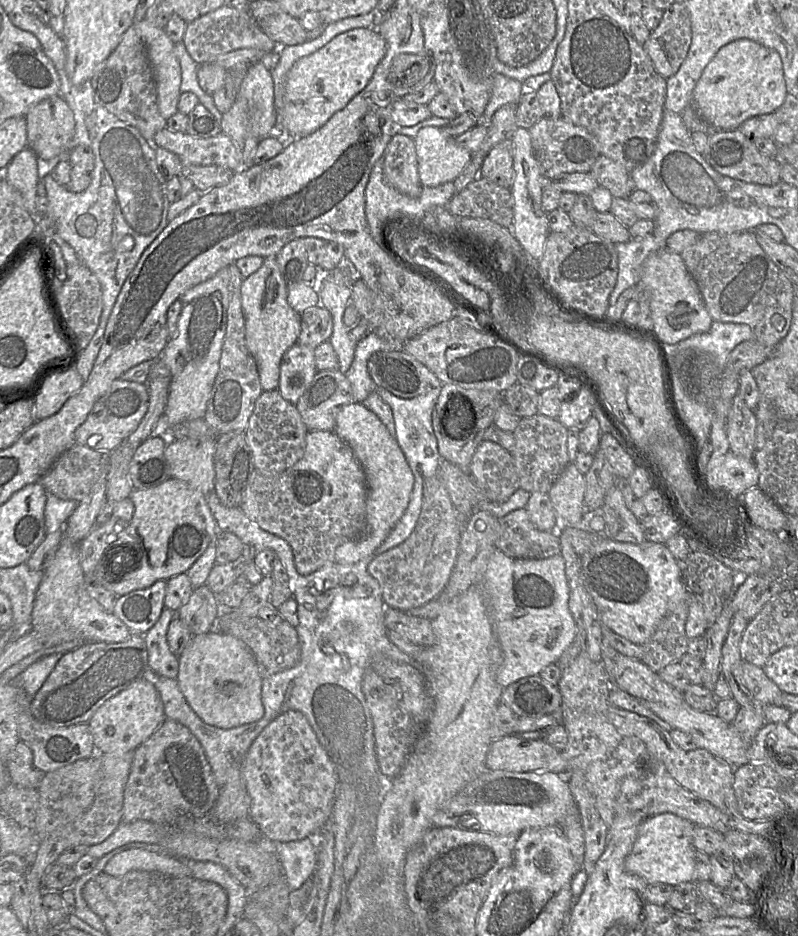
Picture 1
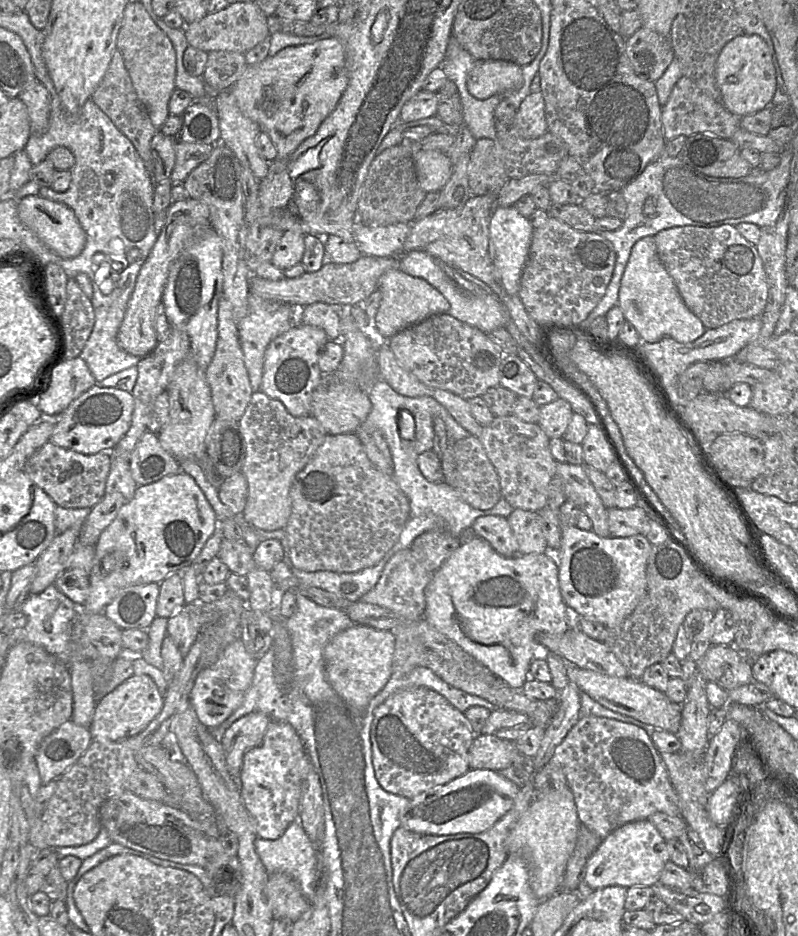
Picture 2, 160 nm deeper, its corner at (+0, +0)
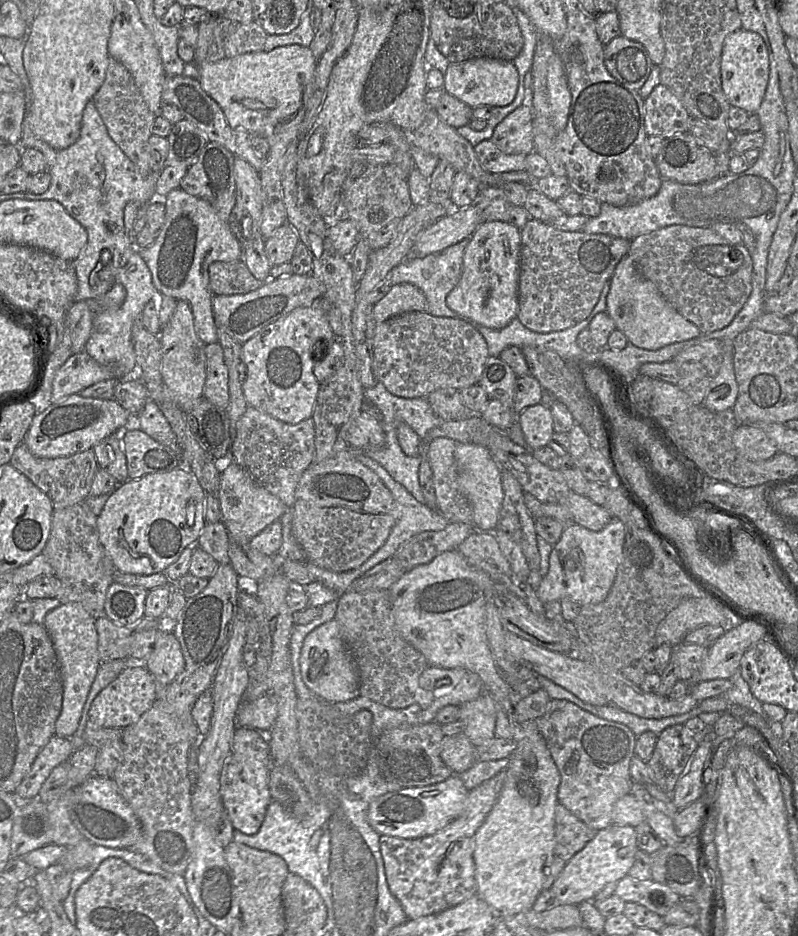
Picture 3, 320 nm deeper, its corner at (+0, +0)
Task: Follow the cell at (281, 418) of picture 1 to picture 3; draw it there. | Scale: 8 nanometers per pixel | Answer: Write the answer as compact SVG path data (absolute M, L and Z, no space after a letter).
M247 406L236 423L232 443L232 460L243 467L253 479L275 495L290 509L303 472L313 464L315 428L311 418L296 425L287 424L254 407Z

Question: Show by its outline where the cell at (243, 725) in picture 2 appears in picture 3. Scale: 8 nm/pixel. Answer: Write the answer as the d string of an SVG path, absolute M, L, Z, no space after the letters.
M264 695L255 701L242 701L237 711L237 726L270 732L278 714L275 698Z

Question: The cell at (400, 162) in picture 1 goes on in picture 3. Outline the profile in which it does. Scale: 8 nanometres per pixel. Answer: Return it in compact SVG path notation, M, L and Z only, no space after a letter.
M379 164L368 166L366 170L351 185L344 190L342 204L345 215L353 221L359 231L359 240L349 256L352 279L359 283L368 262L370 245L368 237L374 232L387 226L396 219L403 218L414 207L410 198L408 180L403 170L395 164Z

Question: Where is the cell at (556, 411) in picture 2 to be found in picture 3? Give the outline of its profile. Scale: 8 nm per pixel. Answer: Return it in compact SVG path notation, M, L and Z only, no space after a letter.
M541 404L529 406L517 415L525 445L531 452L547 446L553 433L553 419L549 406Z

